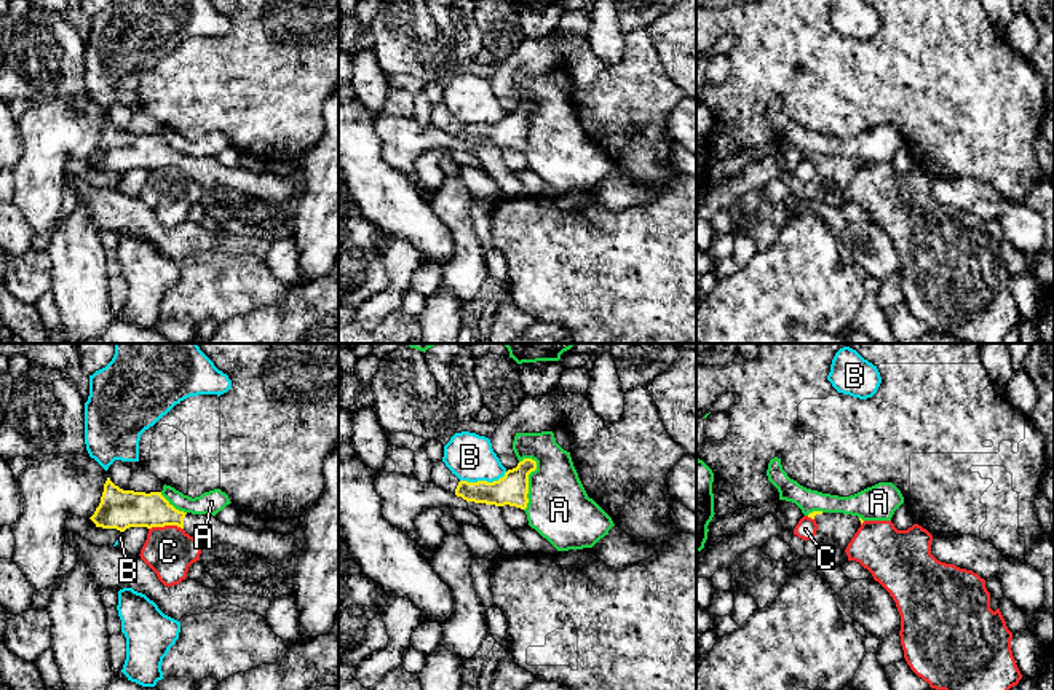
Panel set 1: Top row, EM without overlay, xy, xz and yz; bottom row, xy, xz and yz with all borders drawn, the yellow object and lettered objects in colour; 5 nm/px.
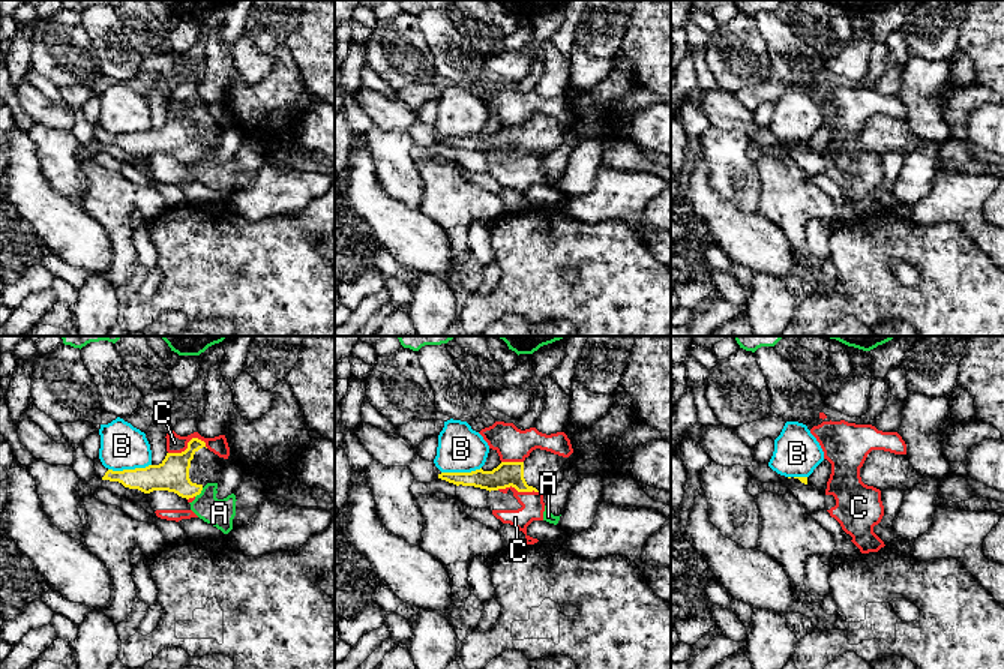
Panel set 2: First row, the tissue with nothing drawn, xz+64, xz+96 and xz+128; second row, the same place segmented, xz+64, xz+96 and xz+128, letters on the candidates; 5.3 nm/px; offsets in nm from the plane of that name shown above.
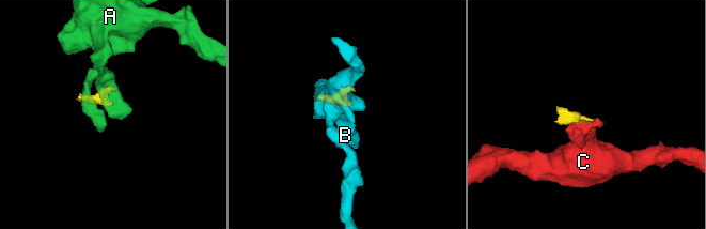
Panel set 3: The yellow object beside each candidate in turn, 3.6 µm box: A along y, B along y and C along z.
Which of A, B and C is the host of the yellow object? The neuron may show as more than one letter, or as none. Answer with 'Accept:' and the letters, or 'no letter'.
Accept: no letter

